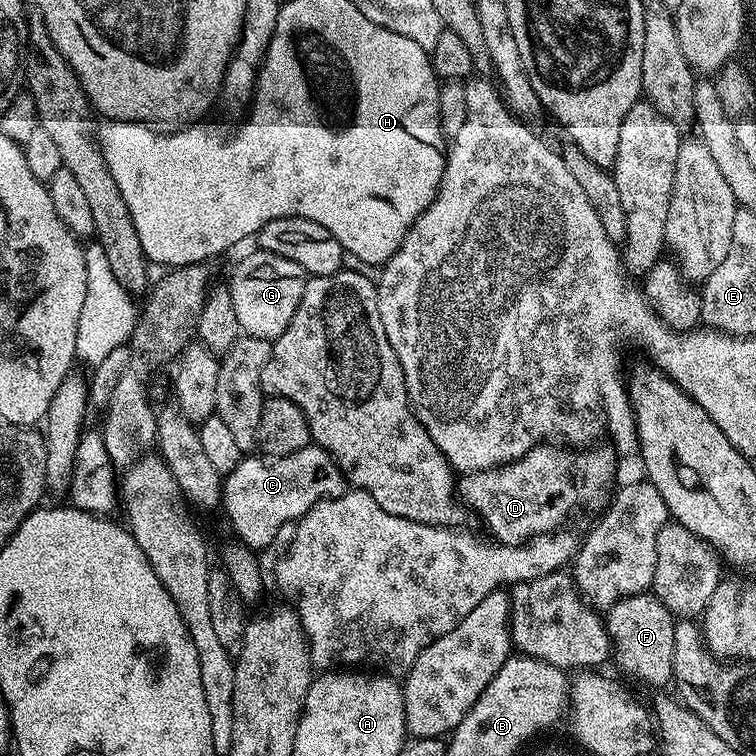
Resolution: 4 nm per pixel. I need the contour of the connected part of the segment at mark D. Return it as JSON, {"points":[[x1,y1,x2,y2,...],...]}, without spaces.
{"points":[[552,442,542,443,512,464,461,475,459,499,479,519,480,516,484,519,485,526,493,532,491,535,501,544,523,544,533,536,545,536,548,532,563,529,567,525,564,523,579,508,603,505,609,499,617,483,618,453,612,446,596,447,600,446,573,450]]}

